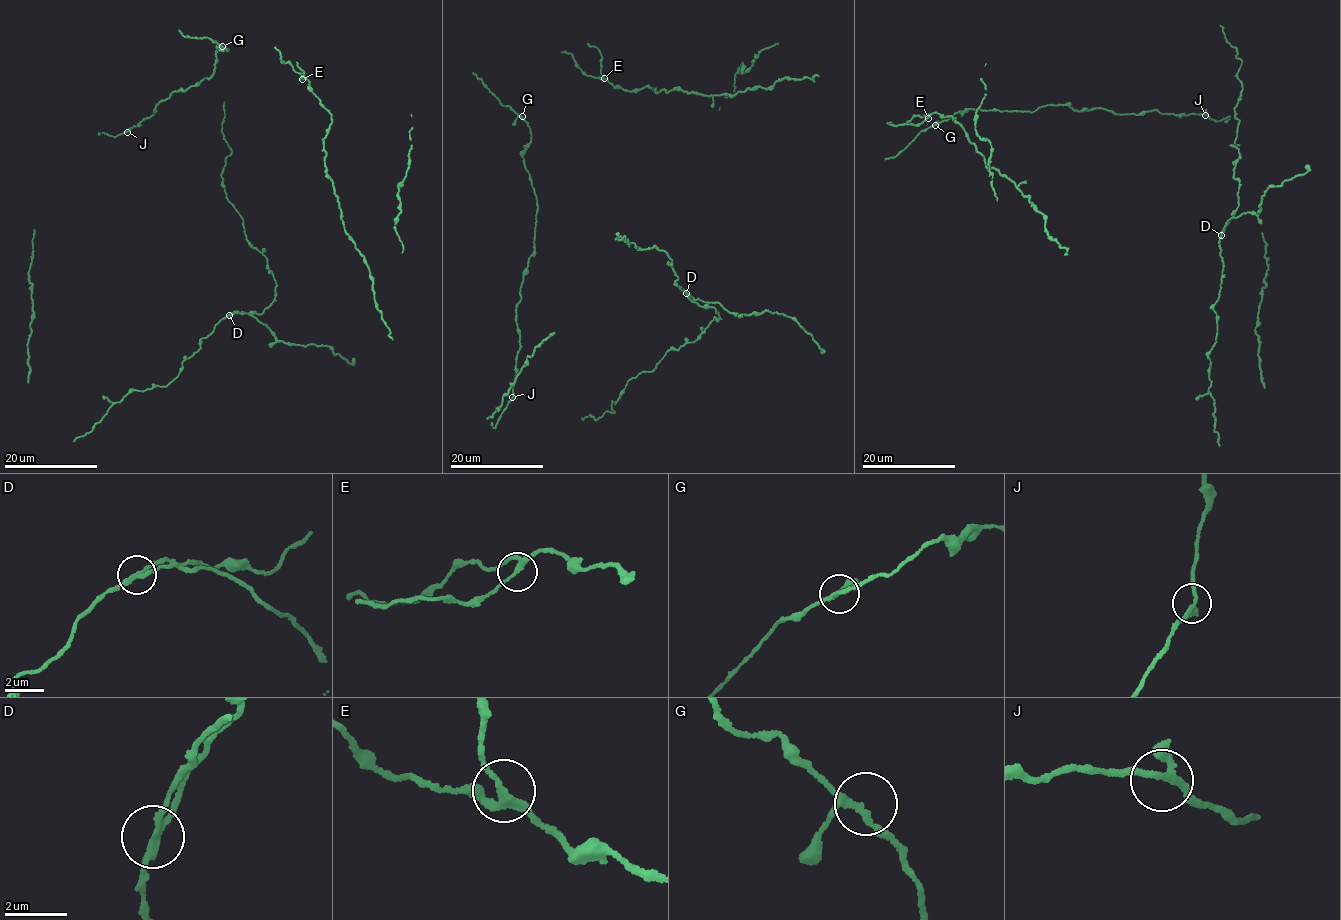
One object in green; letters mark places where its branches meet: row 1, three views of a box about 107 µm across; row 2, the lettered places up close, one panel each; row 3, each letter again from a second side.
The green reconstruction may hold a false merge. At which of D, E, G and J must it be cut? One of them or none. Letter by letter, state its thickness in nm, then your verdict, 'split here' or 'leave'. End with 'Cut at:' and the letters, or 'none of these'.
D: 180 nm | split here
E: 200 nm | leave
G: 170 nm | leave
J: 190 nm | leave
Cut at: D

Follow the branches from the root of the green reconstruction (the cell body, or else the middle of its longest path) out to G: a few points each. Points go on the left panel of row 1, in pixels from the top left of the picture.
G: (131, 128), (173, 91), (209, 78), (218, 47), (228, 50), (222, 46)

